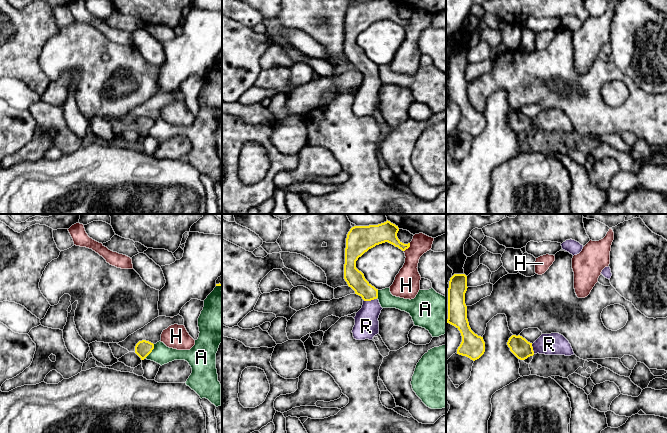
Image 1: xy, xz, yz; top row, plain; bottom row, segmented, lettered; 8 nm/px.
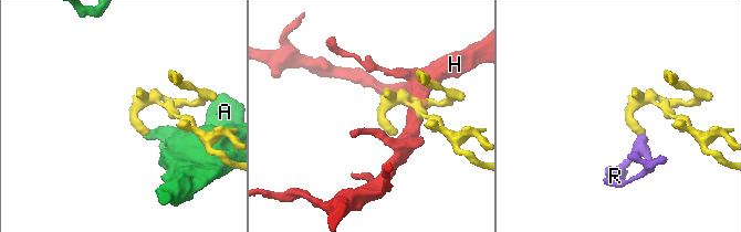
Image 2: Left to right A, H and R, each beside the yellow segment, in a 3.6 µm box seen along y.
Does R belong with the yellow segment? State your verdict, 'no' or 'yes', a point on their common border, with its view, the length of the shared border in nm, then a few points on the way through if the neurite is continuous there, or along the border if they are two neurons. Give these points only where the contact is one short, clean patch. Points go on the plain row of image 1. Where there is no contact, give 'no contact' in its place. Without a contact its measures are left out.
yes; contact xz (370, 76); length 120 nm; way xz (355, 55), (369, 70), (370, 76), (366, 102)

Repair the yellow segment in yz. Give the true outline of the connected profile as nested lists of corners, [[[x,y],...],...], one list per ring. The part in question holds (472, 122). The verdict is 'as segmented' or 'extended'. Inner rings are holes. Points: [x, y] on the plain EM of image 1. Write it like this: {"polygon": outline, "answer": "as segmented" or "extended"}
{"polygon": [[[454,50],[450,54],[447,99],[455,102],[462,112],[462,118],[457,125],[457,130],[475,137],[484,130],[485,118],[483,113],[475,110],[469,102],[467,82],[465,80],[467,64],[467,52],[465,50]]], "answer": "as segmented"}

